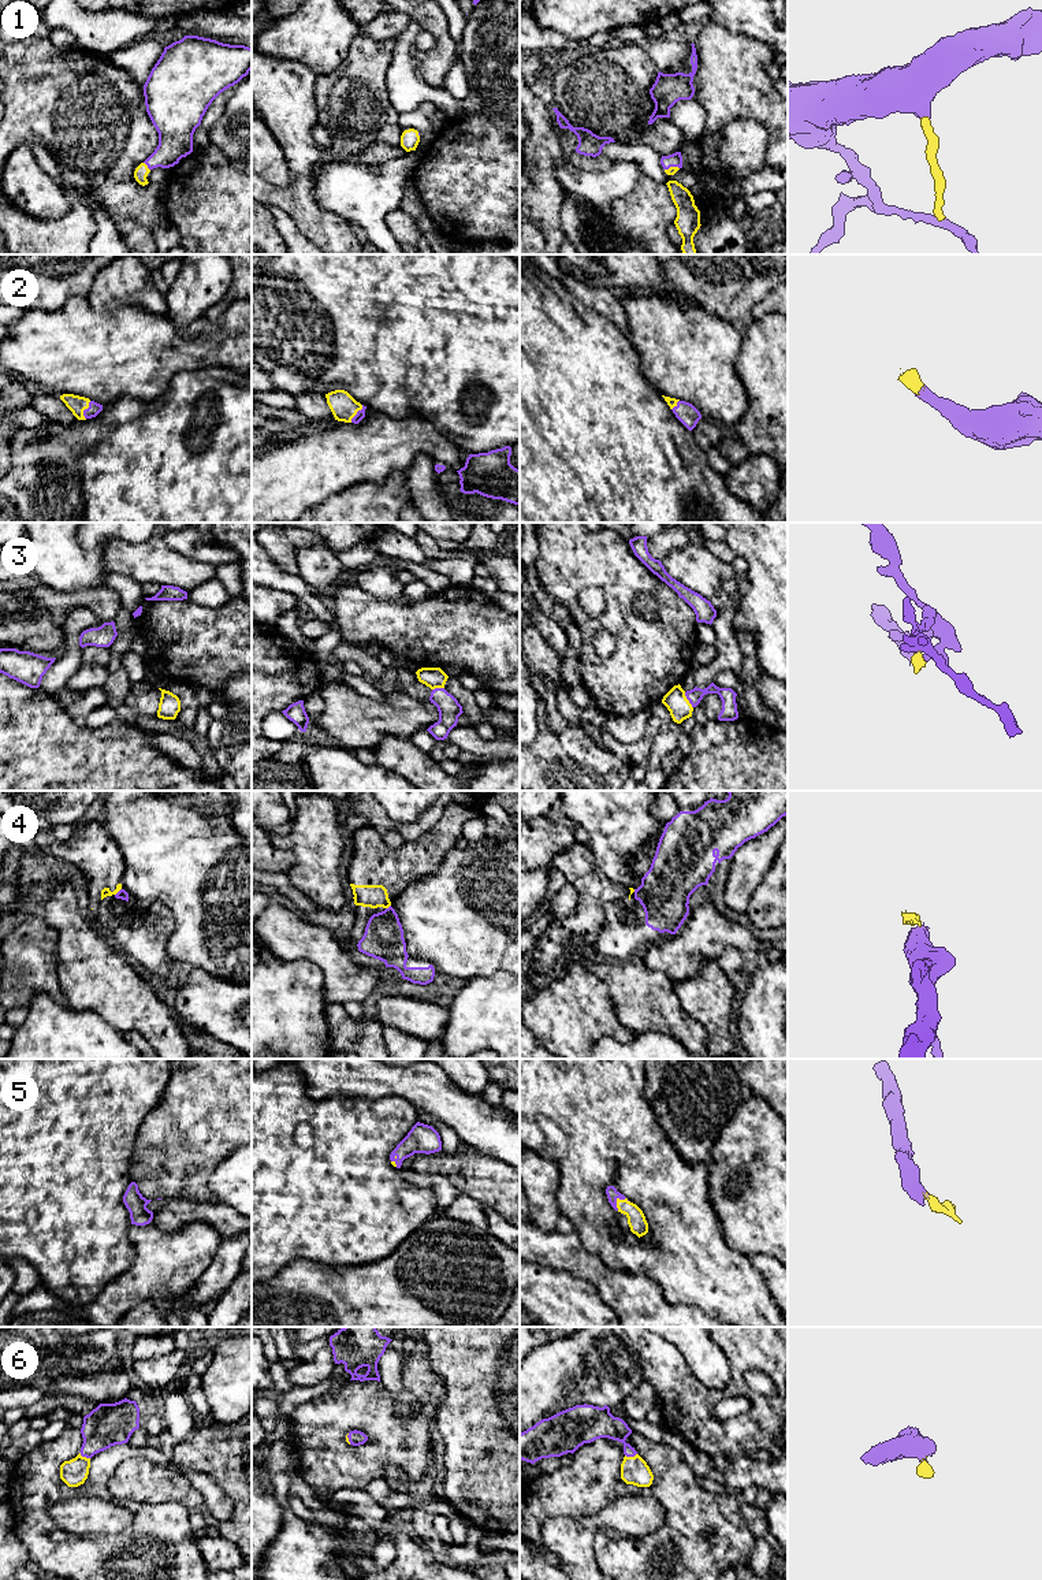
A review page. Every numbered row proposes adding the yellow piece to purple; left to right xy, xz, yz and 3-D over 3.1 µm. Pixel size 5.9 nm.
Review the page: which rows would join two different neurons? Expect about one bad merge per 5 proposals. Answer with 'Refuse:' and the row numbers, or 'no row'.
Refuse: 4

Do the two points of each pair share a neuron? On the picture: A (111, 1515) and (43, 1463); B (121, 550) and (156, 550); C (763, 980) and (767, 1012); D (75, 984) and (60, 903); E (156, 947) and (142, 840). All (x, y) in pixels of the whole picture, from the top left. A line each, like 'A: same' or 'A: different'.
A: different
B: same
C: same
D: same
E: different

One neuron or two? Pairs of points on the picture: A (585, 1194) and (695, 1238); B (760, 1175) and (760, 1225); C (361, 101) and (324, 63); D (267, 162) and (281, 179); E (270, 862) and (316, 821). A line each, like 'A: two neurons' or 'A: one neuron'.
A: one neuron
B: one neuron
C: two neurons
D: one neuron
E: two neurons

